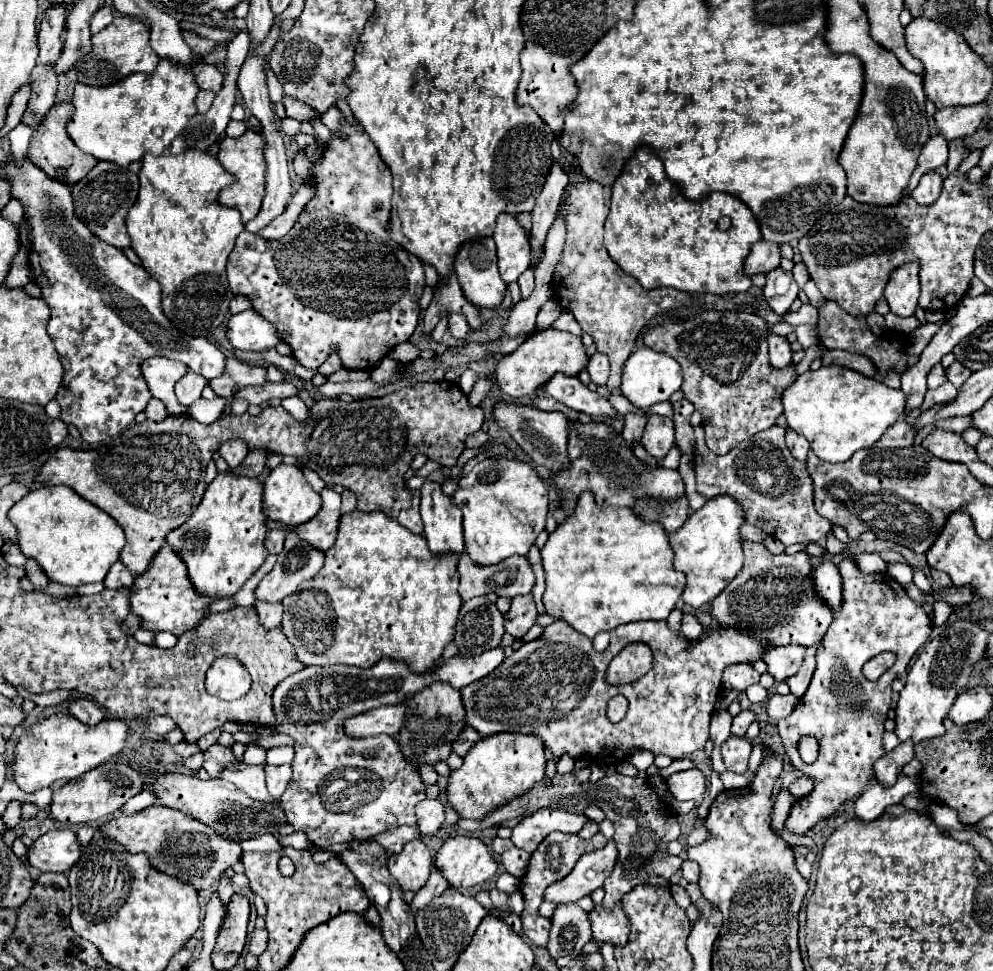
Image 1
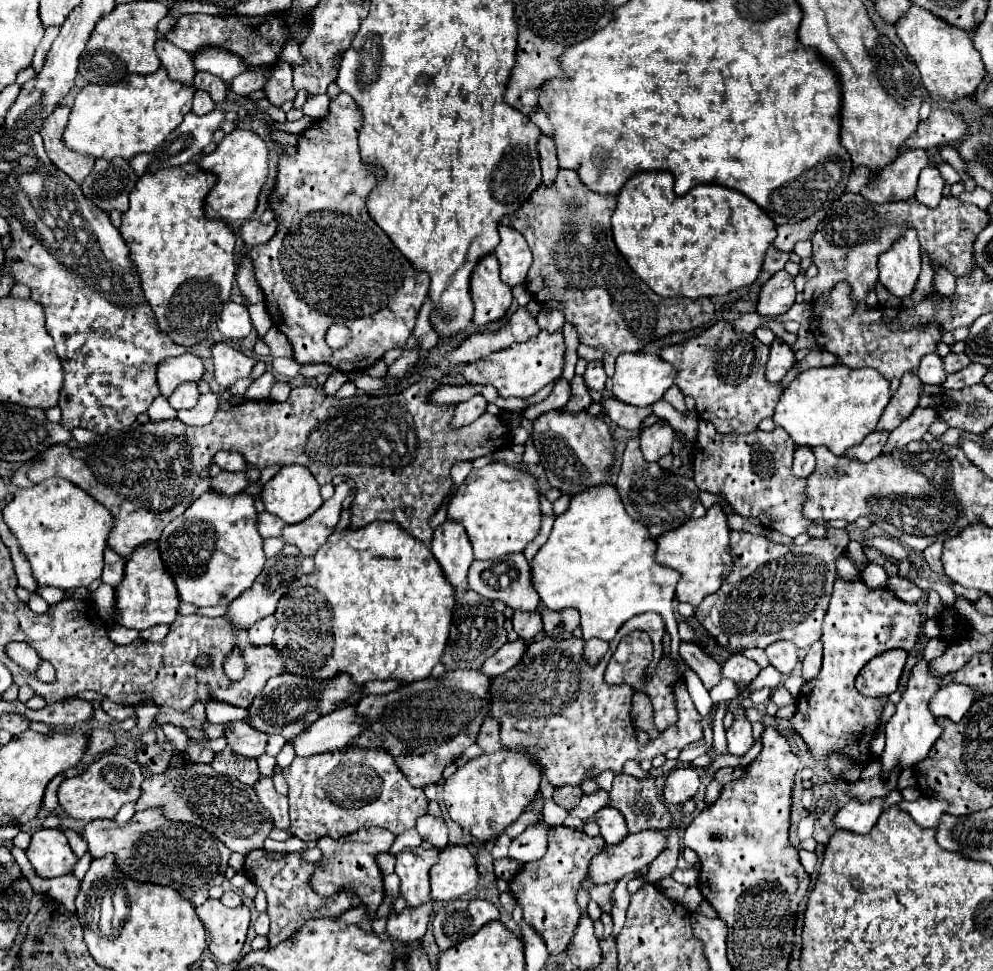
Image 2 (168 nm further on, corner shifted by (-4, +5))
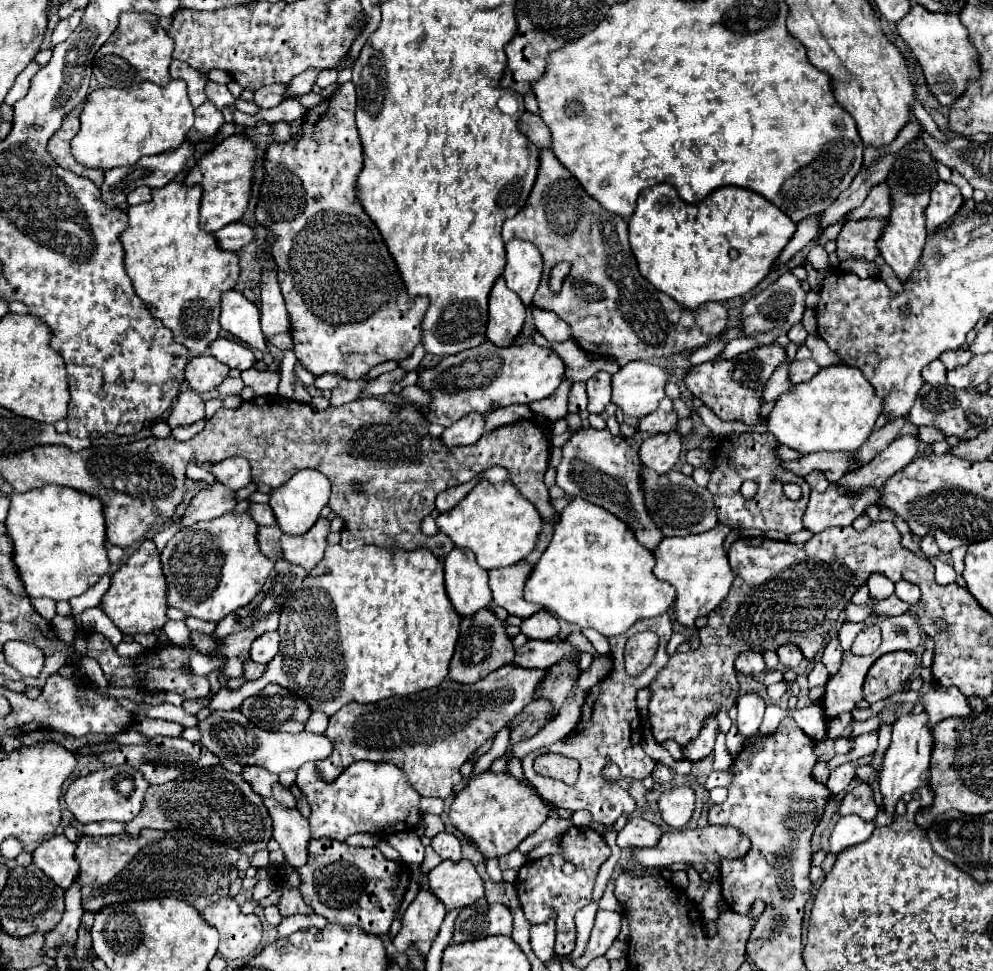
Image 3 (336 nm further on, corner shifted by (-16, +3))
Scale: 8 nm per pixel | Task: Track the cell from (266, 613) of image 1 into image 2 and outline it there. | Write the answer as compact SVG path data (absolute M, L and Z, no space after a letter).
M274 615L264 617L264 621L258 621L256 625L252 625L252 629L248 631L252 645L254 645L254 647L270 645L270 643L272 643L274 629L276 629L276 617L274 617Z

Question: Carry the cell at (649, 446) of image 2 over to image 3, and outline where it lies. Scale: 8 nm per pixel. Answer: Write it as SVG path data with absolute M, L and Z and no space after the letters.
M658 433L642 443L640 461L656 473L666 473L678 463L680 447L682 443L678 433Z

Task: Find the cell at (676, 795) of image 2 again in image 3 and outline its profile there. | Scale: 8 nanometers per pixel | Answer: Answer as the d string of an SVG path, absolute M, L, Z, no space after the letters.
M686 785L664 791L662 797L658 799L658 807L664 823L674 829L682 829L688 823L688 819L692 817L694 805L696 805L696 793L692 787L686 787Z

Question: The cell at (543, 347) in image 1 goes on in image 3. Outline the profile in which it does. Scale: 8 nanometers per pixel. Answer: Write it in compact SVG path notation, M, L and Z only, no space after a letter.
M484 341L480 347L450 355L434 369L418 373L418 385L434 395L434 403L426 411L428 421L450 427L472 411L488 413L494 401L506 407L512 403L544 399L556 391L556 387L562 383L562 377L564 361L548 347L540 347L536 343L498 347L490 341Z

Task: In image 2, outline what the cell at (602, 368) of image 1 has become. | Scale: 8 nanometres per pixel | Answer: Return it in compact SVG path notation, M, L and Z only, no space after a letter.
M598 361L588 363L586 373L584 373L584 383L586 383L586 387L588 387L588 389L594 389L594 391L604 391L606 373L604 373L602 363L598 363Z

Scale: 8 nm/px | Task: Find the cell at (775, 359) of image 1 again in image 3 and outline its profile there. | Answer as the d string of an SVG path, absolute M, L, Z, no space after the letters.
M786 359L784 365L776 367L774 375L770 377L766 389L764 389L764 401L774 401L778 399L784 391L788 391L792 387L792 381L788 379L788 363L792 363L790 359Z

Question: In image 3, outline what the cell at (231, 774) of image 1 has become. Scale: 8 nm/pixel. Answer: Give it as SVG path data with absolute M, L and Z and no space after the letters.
M264 799L264 805L272 817L274 825L274 839L280 843L286 861L292 867L302 867L308 861L308 839L310 827L304 815L298 809L284 807L276 803L276 799Z

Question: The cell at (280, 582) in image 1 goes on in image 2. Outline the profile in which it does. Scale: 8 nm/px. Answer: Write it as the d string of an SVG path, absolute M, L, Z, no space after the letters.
M284 545L284 549L266 561L260 577L256 577L252 589L246 589L236 601L232 601L232 605L228 605L228 611L224 615L224 619L234 627L234 629L250 629L258 619L262 617L268 617L276 611L276 603L278 599L284 595L284 591L288 589L288 583L292 579L296 579L298 575L308 575L312 573L314 569L314 561L312 559L306 559L306 557L300 557L298 549L296 547L290 547L290 545Z

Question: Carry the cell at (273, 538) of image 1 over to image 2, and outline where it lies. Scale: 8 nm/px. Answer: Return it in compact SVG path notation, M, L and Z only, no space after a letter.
M258 513L258 533L262 537L280 537L280 529L284 527L284 523L272 515L272 513Z

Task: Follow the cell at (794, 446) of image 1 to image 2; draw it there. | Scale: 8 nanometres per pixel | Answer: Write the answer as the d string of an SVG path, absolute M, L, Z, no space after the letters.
M798 447L794 453L794 465L792 465L792 473L800 479L810 477L810 473L814 471L816 465L816 457L810 451L810 447Z

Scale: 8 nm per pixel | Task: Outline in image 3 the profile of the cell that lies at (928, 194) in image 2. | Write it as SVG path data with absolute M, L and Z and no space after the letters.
M938 181L936 187L932 189L932 199L926 207L926 227L928 231L936 229L940 223L948 221L962 205L962 195L960 189L952 183Z

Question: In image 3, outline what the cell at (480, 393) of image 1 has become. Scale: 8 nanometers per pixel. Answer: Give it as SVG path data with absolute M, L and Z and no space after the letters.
M466 415L460 419L460 423L448 427L440 439L444 441L446 447L456 447L456 445L472 445L476 439L482 437L486 425L486 415Z

